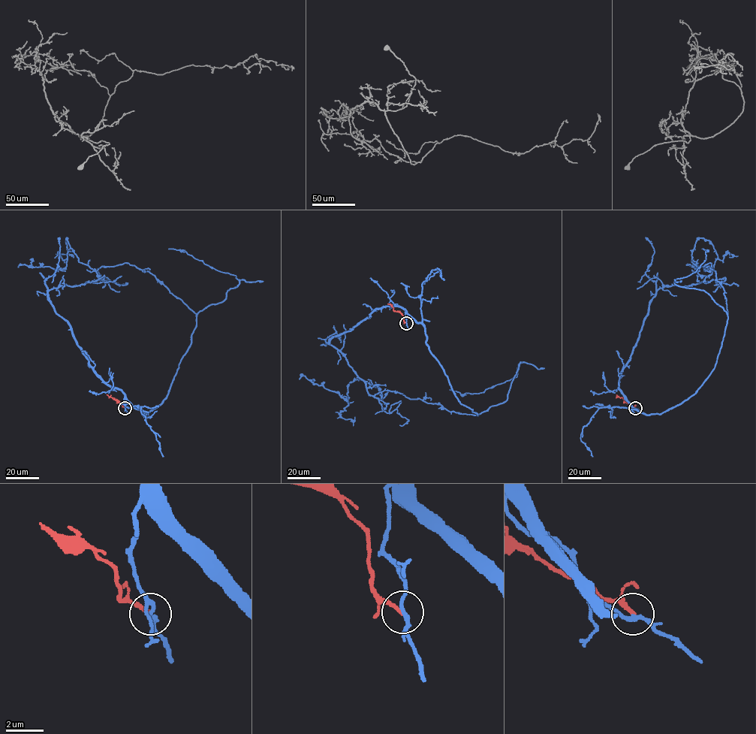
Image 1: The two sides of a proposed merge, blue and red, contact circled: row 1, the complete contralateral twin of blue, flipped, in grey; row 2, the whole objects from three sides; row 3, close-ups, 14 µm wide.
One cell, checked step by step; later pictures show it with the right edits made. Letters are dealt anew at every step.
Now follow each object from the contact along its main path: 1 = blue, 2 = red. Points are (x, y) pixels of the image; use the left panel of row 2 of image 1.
1: (124, 408), (145, 415), (167, 397), (196, 314), (128, 263), (98, 276), (66, 238), (61, 269), (17, 267)
2: (124, 408), (106, 394)

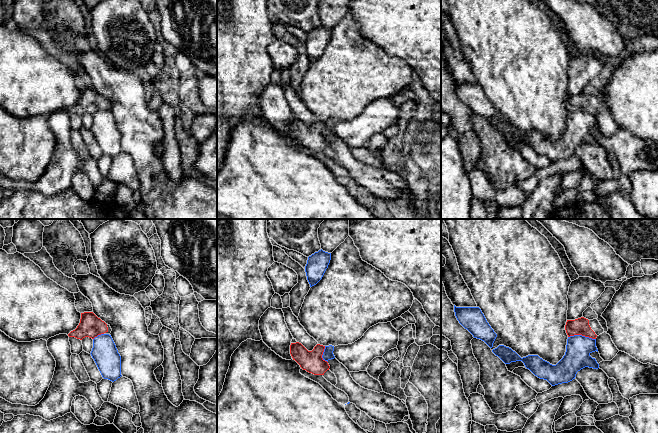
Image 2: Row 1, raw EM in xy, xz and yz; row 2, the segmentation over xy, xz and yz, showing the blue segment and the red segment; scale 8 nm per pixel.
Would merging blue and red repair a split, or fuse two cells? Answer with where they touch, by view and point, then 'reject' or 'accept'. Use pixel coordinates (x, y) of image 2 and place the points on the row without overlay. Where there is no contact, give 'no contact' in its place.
yz (581, 111) | reject

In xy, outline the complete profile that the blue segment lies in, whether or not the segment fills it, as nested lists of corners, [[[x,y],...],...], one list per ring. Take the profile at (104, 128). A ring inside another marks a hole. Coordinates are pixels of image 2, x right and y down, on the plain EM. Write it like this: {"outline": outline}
{"outline": [[[101,110],[95,113],[90,130],[104,155],[114,158],[122,152],[121,132],[111,111]]]}

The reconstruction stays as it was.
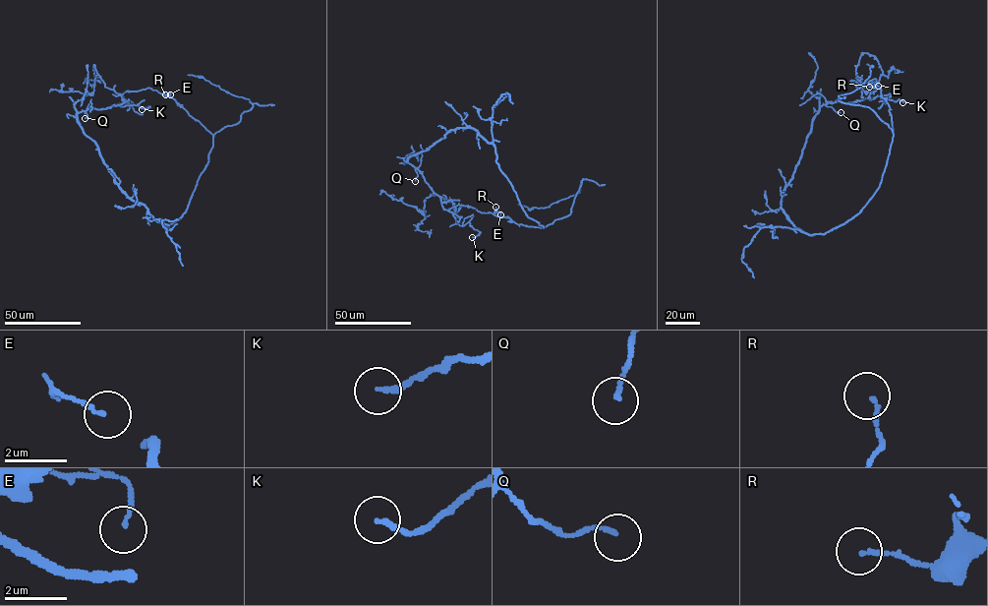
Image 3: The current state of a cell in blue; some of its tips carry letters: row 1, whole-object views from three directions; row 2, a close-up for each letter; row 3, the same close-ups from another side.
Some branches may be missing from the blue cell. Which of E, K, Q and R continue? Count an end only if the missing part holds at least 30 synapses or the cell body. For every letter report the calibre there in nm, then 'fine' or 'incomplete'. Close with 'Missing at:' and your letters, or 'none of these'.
E: calibre 130 nm; fine
K: calibre 160 nm; fine
Q: calibre 130 nm; fine
R: calibre 130 nm; fine
Missing at: none of these

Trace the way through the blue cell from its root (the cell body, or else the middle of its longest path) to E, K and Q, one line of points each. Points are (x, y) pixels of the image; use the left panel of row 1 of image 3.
E: (189, 203), (208, 161), (213, 136), (174, 99), (163, 94), (170, 94)
K: (189, 203), (168, 226), (158, 222), (119, 186), (77, 116), (83, 111), (128, 101), (149, 106), (142, 109)
Q: (189, 203), (168, 226), (158, 222), (119, 186), (77, 114), (84, 111), (85, 118)

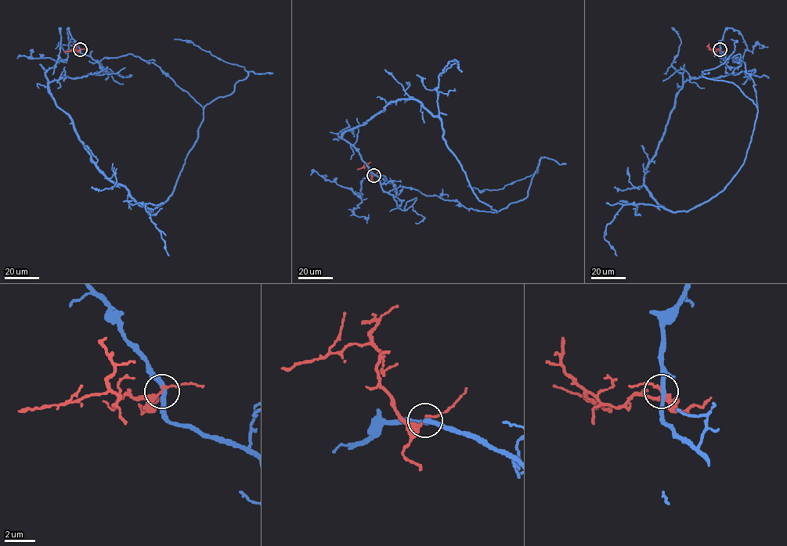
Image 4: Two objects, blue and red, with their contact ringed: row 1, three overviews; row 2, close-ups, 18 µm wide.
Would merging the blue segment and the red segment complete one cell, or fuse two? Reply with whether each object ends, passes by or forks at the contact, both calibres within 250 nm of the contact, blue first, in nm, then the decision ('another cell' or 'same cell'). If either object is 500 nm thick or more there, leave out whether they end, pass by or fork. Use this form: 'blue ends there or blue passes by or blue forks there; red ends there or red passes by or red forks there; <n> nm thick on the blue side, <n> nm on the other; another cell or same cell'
blue passes by; red passes by; 300 nm thick on the blue side, 220 nm on the other; another cell

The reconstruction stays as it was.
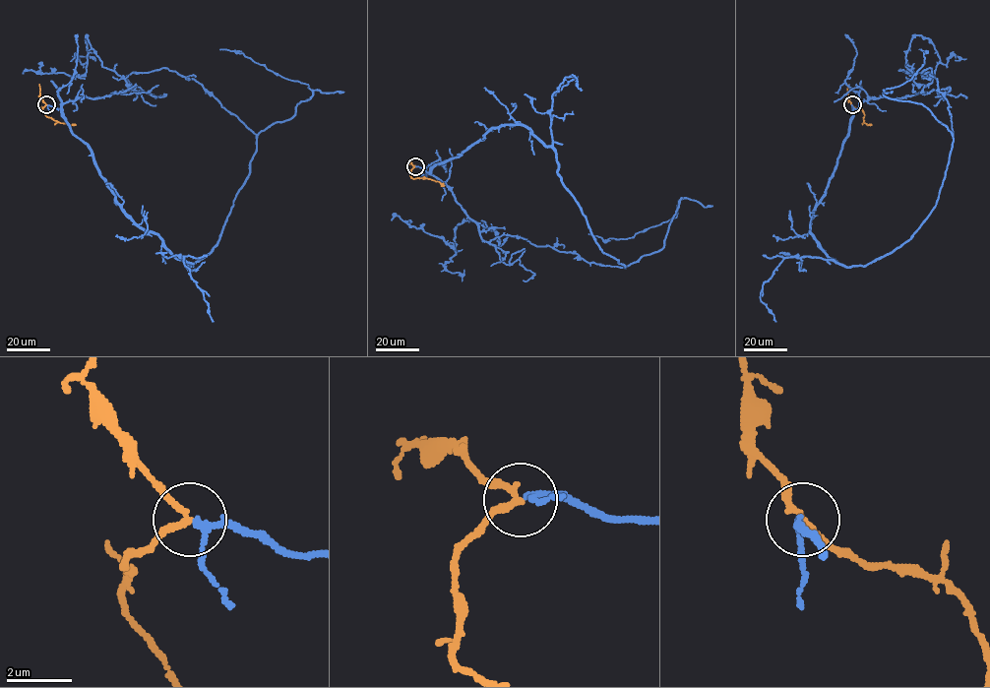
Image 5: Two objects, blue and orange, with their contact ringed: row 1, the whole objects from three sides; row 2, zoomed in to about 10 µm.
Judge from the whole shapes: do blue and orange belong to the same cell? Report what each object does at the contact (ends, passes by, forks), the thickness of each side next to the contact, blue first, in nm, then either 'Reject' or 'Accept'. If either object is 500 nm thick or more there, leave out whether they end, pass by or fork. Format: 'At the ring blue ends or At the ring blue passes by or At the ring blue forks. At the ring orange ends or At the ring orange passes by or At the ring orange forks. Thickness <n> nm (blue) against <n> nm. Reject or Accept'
At the ring blue passes by. At the ring orange passes by. Thickness 160 nm (blue) against 180 nm. Accept

